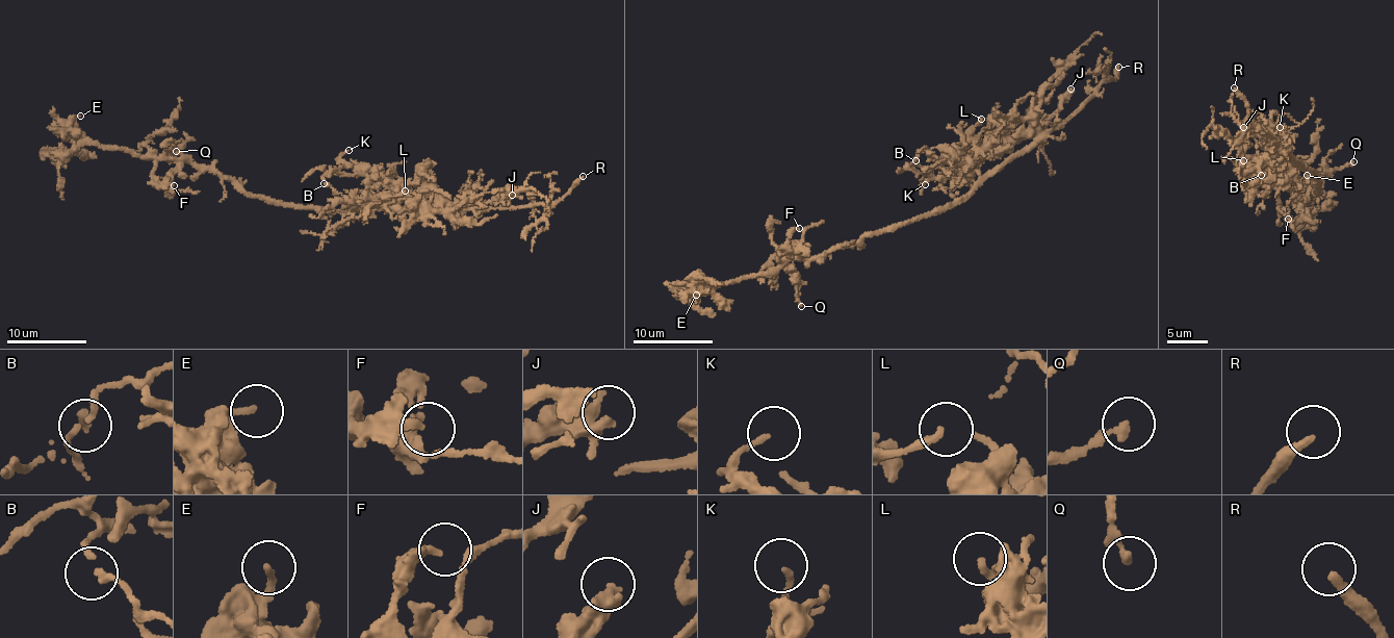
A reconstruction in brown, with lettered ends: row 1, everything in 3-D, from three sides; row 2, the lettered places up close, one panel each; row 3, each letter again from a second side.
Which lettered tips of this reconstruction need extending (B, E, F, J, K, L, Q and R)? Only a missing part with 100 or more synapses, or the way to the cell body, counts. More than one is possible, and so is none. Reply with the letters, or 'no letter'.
R

